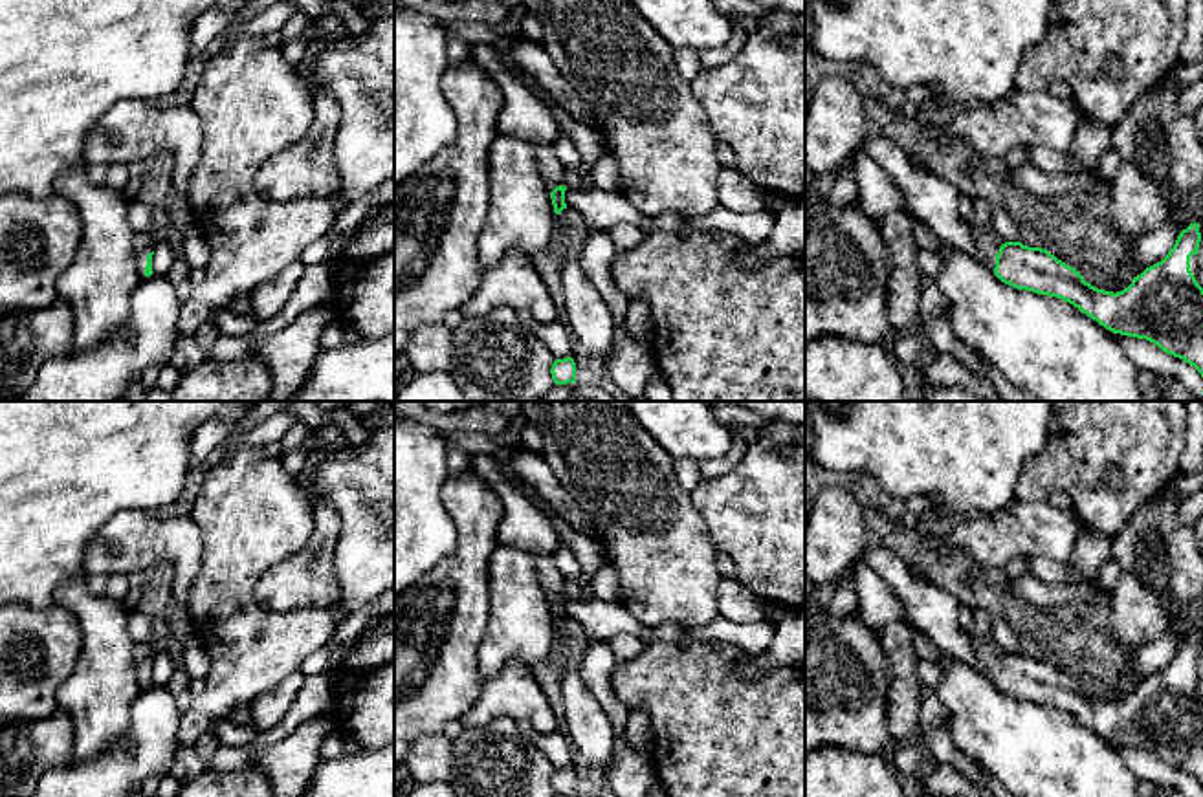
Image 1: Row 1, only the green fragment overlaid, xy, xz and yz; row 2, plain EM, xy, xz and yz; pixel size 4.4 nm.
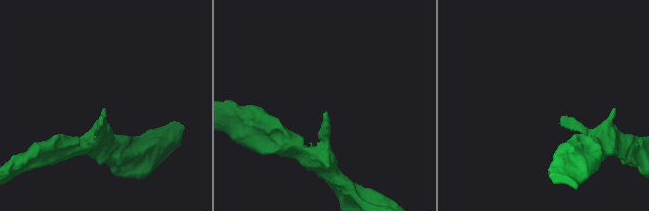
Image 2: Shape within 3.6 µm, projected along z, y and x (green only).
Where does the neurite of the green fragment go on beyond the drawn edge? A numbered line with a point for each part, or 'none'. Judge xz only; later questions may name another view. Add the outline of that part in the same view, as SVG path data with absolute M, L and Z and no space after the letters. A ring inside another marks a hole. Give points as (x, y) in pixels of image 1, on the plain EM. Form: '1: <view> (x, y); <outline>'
1: xz (551, 579); M537 555L535 568L539 584L552 603L556 597L565 595L565 579L550 555Z

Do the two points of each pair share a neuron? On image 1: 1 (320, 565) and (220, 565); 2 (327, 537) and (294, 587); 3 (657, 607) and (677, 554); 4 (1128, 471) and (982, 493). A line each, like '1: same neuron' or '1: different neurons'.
1: different neurons
2: same neuron
3: same neuron
4: different neurons

